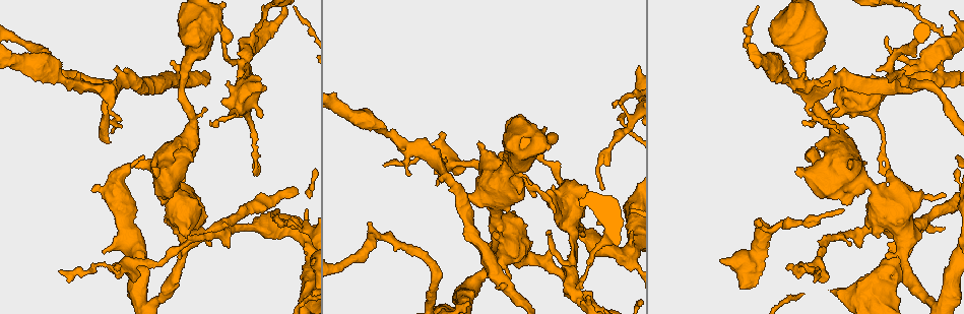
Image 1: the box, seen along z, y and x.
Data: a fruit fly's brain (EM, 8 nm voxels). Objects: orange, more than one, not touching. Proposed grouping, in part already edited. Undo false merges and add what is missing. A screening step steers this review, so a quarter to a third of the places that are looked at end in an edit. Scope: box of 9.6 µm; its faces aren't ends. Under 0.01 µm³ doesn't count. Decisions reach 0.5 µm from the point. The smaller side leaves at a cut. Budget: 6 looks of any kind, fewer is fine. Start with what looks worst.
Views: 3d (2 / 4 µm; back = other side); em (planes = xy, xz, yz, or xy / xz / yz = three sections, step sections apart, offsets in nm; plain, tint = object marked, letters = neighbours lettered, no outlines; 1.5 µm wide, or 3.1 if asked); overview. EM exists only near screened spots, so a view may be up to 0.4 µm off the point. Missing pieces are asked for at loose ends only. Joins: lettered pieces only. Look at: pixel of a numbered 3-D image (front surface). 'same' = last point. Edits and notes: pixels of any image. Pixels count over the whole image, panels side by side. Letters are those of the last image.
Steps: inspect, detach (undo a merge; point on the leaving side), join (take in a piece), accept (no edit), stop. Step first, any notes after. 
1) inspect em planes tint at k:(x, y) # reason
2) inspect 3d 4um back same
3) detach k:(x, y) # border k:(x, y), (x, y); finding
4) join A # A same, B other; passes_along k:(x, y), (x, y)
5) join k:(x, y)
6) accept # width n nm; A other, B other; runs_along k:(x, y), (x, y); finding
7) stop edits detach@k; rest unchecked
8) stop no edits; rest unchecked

inspect em planes letters at 1:(848, 168) # stops while still wide

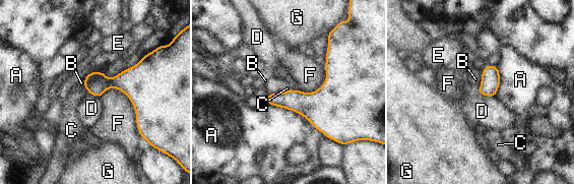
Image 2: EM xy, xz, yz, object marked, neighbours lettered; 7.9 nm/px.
accept # A other, B other, C other, D other, E other, F other, G other; border 2:(477, 93), (484, 96), (495, 97); none of them fits

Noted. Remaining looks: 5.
inspect em planes letters at 1:(818, 270) # free end

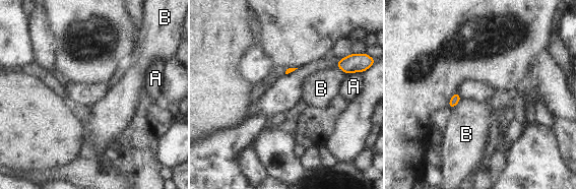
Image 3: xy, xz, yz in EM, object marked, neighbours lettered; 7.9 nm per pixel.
accept # longest_contact B 120 nm; A other, B other; border 3:(336, 66), (347, 74); no lettered piece goes on from it

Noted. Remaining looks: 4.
inspect 3d 2um at 1:(288, 224) # tapers out

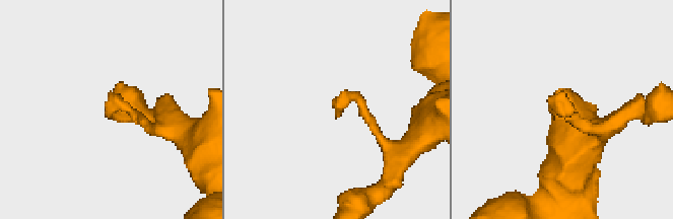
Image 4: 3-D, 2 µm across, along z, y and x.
inspect em planes letters at 4:(335, 115) # need the tissue

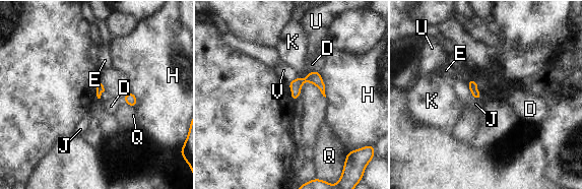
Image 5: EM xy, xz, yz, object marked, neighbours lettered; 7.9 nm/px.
accept # D other, E other, H other, J other, K other, Q other, U other, V other; border 5:(474, 98), (479, 101); no lettered piece goes on from it

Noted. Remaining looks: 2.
stop no edits; rest unchecked

